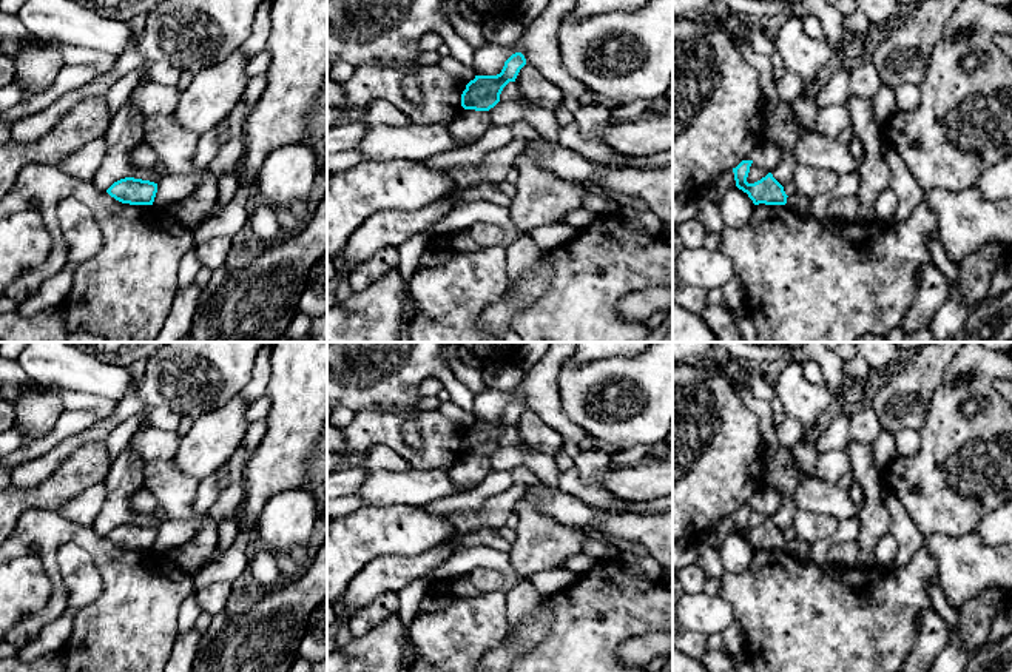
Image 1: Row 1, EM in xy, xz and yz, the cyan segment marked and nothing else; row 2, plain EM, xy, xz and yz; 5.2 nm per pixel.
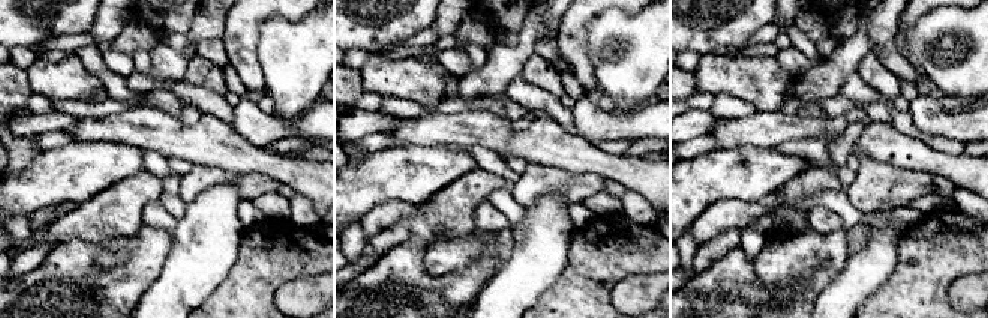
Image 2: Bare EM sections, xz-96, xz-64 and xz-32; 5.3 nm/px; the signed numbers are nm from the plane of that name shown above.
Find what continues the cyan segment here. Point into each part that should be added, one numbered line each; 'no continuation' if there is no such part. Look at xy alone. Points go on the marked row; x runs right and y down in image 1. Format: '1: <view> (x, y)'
no continuation

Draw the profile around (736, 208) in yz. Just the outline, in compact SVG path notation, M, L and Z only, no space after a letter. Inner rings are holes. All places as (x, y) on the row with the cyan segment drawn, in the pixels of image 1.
M737 186L730 188L720 200L720 214L727 227L742 228L753 216L754 203Z

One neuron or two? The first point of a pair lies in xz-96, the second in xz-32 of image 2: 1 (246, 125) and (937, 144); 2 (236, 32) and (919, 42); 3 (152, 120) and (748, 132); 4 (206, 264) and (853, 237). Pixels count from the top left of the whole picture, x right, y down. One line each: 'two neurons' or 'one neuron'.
1: two neurons
2: two neurons
3: one neuron
4: two neurons

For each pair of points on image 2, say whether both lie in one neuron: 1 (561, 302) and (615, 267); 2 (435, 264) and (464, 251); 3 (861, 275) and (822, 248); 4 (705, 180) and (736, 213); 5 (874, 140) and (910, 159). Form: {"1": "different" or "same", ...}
{"1": "same", "2": "same", "3": "different", "4": "different", "5": "same"}

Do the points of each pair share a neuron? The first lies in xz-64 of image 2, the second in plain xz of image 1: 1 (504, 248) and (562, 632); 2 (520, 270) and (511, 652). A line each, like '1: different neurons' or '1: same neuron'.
1: different neurons
2: same neuron

